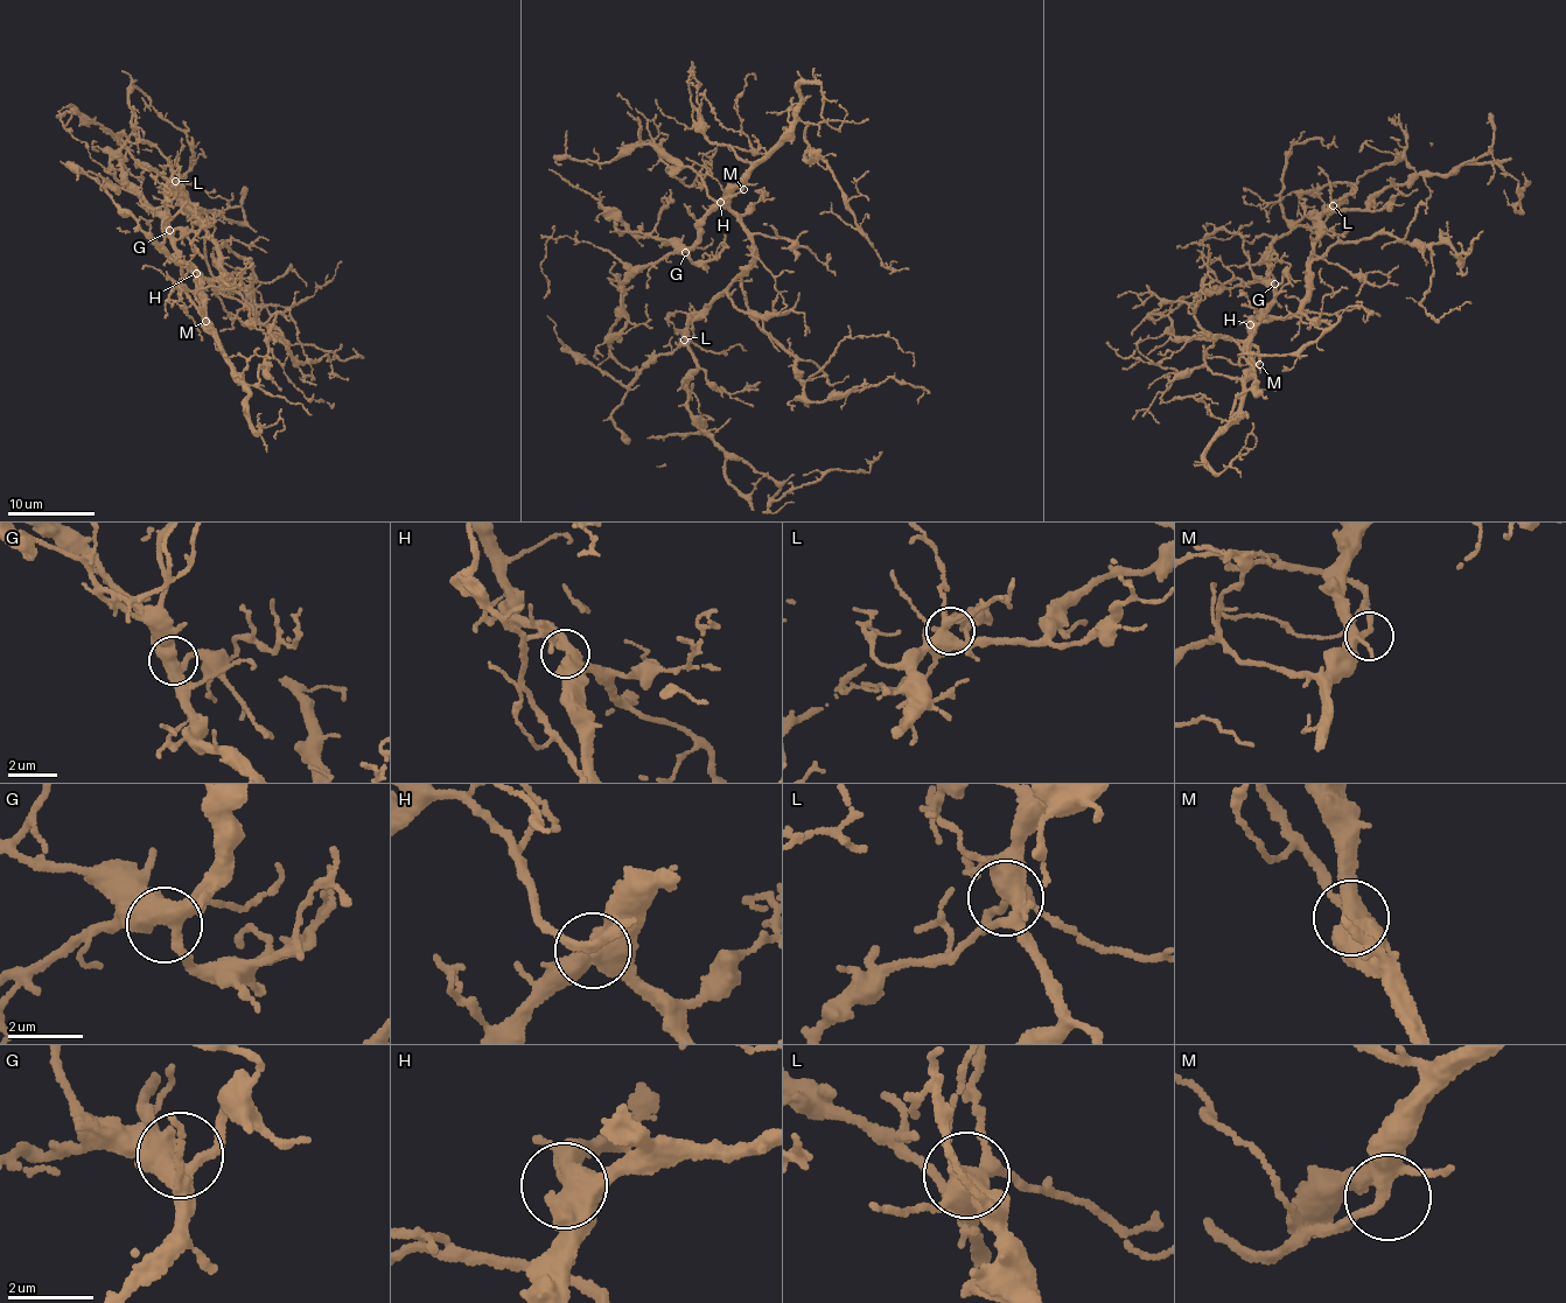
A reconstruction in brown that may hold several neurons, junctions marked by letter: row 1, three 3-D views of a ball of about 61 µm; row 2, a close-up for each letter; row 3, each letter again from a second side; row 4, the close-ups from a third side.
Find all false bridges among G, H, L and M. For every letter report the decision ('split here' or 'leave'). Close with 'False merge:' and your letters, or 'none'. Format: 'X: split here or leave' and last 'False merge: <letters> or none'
G: leave
H: leave
L: leave
M: leave
False merge: none

